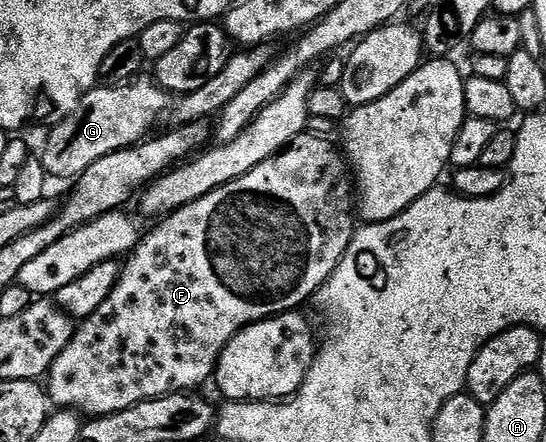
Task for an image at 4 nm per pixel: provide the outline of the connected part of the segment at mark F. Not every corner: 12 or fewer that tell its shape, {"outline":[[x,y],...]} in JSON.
{"outline":[[305,131],[175,209],[48,368],[89,418],[213,380],[358,228]]}

